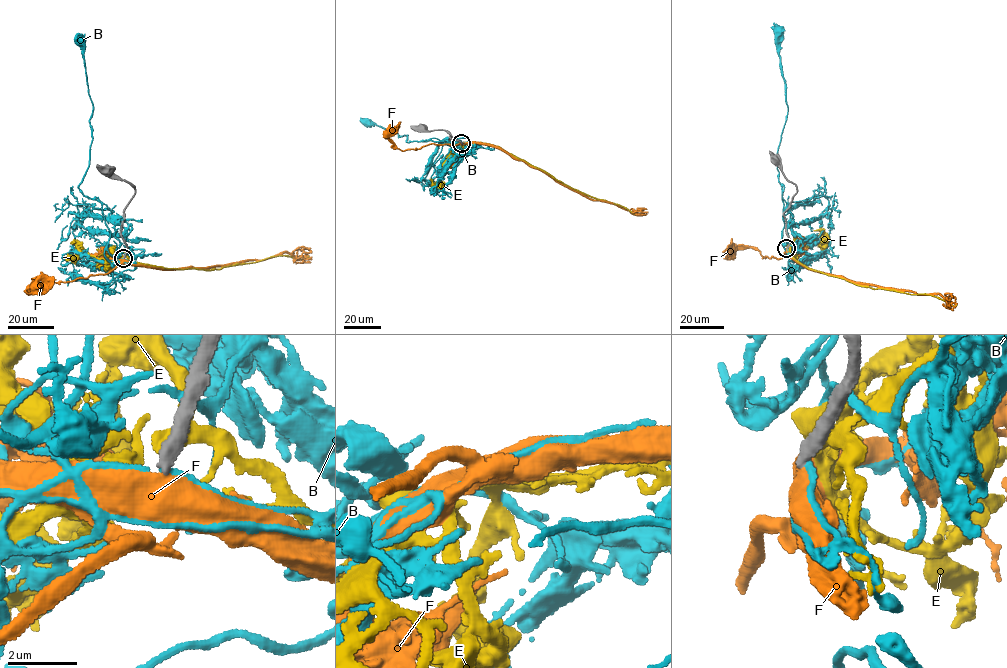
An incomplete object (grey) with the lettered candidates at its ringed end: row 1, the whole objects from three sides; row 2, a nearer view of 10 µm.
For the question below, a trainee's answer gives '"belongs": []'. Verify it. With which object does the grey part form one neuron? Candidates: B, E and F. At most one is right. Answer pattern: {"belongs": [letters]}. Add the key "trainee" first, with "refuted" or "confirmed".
{"trainee": "confirmed", "belongs": []}

